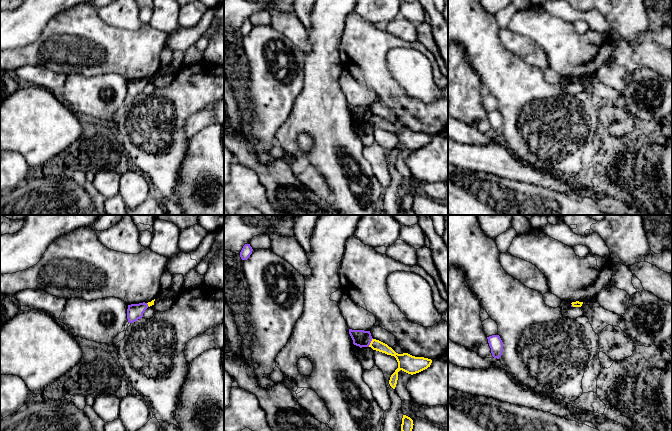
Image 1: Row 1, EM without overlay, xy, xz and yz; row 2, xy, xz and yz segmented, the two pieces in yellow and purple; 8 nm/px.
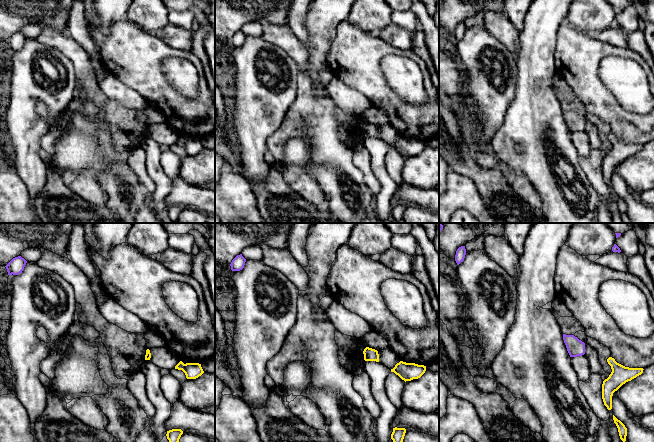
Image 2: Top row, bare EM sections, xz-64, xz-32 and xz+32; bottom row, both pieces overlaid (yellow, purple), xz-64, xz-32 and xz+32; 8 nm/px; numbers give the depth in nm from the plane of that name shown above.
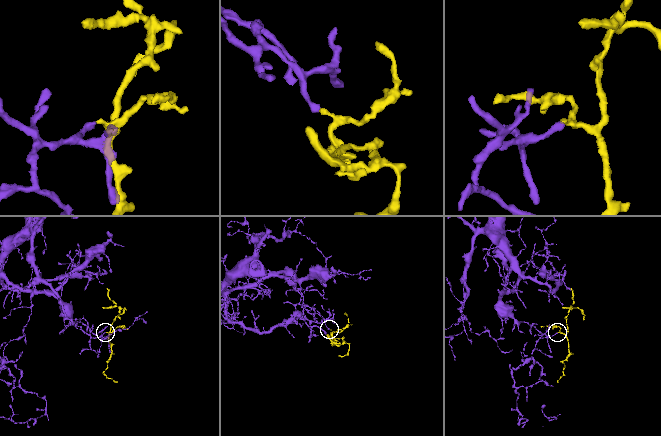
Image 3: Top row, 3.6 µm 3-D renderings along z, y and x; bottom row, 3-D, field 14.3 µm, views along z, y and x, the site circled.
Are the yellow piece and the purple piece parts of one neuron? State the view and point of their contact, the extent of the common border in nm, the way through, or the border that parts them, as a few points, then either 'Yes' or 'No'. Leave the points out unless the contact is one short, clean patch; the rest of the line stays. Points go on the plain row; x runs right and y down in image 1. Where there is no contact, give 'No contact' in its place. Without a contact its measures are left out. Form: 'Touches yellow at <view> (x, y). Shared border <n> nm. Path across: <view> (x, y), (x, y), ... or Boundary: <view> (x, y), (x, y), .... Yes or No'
Touches yellow at xz (371, 118). Shared border 80 nm. Boundary: xz (372, 114), (368, 122). No

